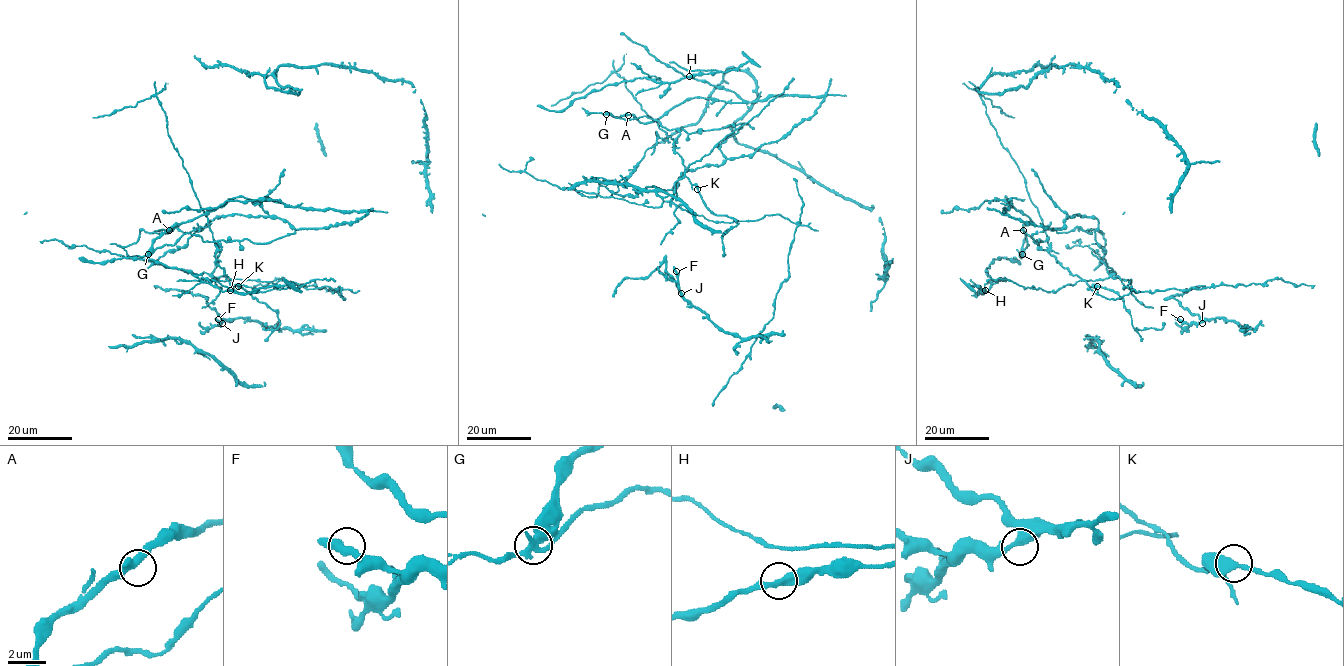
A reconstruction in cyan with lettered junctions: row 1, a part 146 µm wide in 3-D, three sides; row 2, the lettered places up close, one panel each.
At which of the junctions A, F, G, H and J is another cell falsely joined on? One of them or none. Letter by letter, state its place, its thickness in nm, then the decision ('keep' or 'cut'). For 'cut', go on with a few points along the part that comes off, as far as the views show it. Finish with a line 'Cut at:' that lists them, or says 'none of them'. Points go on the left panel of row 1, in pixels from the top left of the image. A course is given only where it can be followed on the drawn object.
A: at (169, 230); 400 nm thick; keep
F: at (218, 319); 400 nm thick; keep
G: at (148, 254); 400 nm thick; cut; foreign part runs (148, 254), (198, 234), (222, 249), (215, 262), (226, 281), (216, 281), (340, 290), (282, 278), (254, 285)
H: at (230, 290); 380 nm thick; keep
J: at (222, 323); 400 nm thick; keep
Cut at: G

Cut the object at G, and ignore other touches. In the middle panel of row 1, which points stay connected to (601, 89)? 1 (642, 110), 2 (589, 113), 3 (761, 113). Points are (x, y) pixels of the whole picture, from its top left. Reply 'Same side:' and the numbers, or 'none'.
Same side: 2

